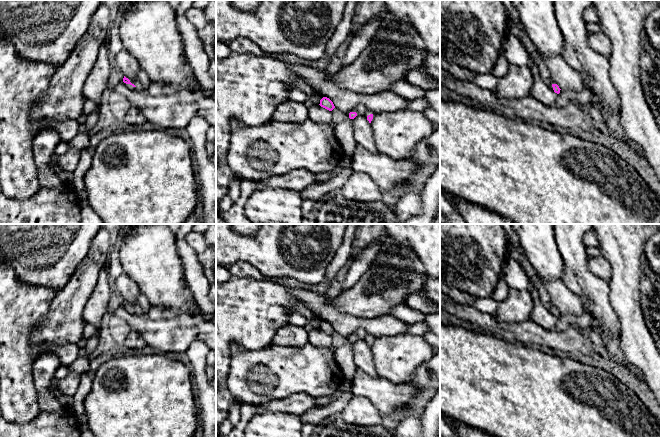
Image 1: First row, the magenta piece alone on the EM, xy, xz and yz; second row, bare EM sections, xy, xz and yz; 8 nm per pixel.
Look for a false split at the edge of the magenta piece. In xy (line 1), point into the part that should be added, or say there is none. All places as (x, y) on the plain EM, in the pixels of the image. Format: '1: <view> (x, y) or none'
1: none

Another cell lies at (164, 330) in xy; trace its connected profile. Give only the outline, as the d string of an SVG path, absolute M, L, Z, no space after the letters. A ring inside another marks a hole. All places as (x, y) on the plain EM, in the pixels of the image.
M152 305L144 312L121 306L113 315L126 321L156 352L186 352L196 340L216 351L216 323L202 317Z

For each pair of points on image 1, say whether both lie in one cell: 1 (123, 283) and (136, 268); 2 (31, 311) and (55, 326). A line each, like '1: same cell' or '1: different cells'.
1: different cells
2: different cells

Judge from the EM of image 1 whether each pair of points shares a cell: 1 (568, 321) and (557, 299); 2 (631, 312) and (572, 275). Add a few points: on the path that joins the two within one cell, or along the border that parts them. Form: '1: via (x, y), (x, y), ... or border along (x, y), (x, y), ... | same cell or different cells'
1: border along (584, 305), (584, 310), (578, 315), (561, 313) | different cells
2: border along (607, 282), (609, 302), (618, 319) | different cells

